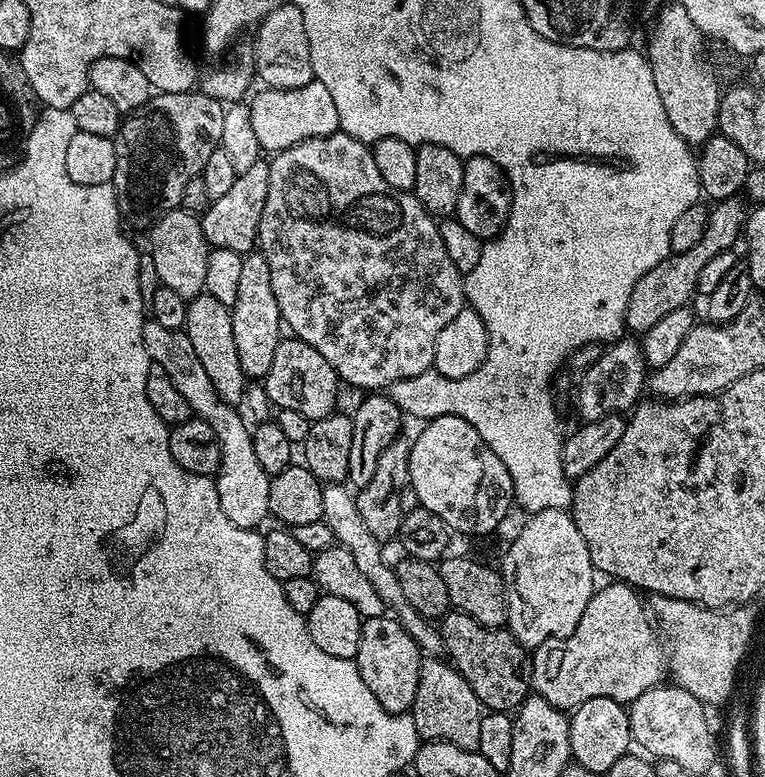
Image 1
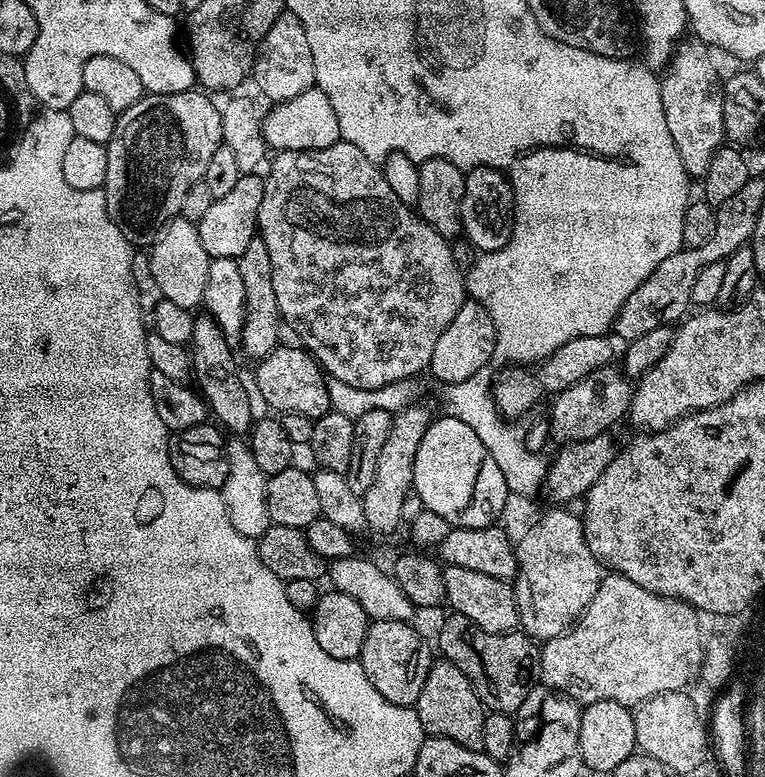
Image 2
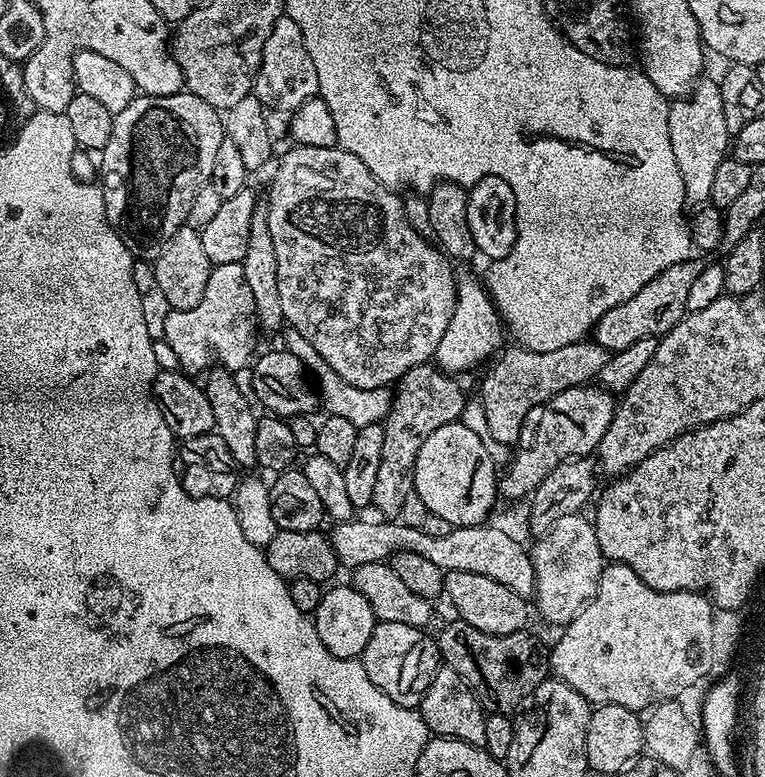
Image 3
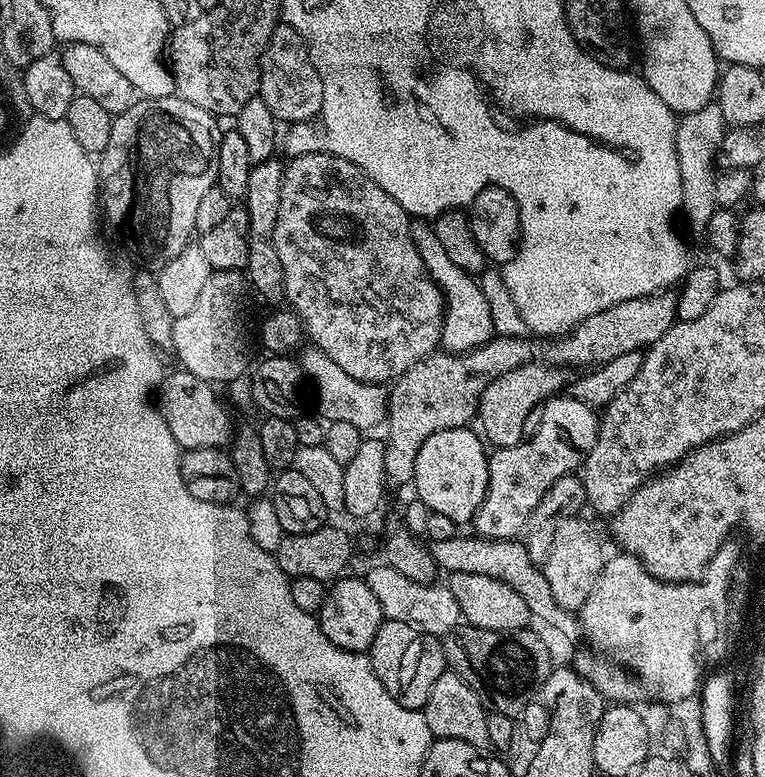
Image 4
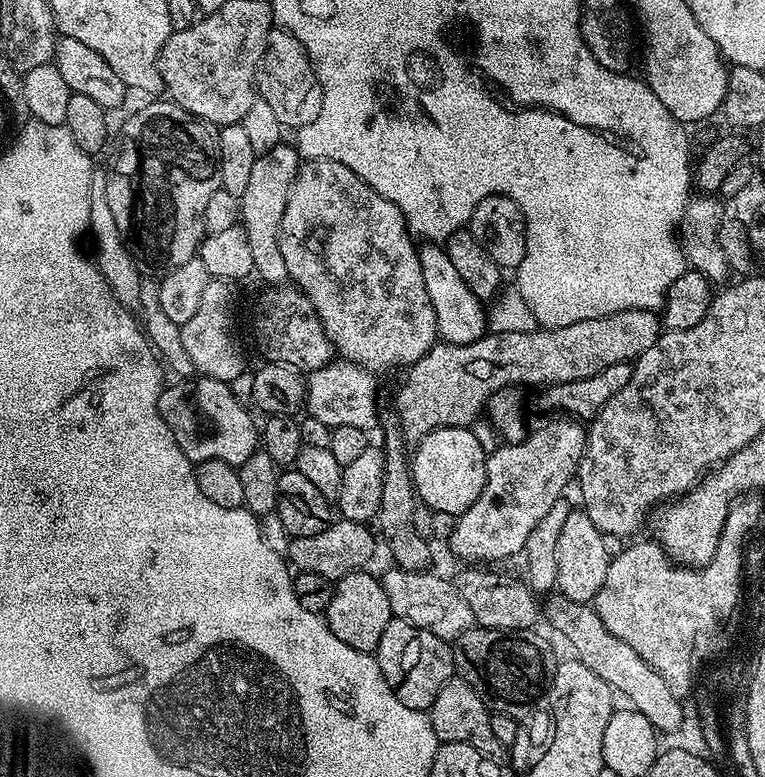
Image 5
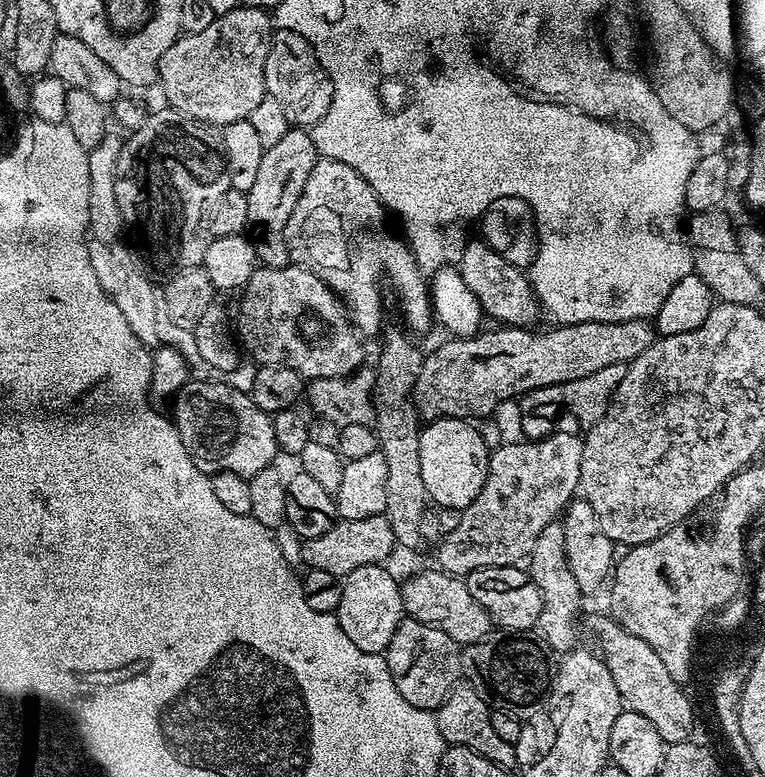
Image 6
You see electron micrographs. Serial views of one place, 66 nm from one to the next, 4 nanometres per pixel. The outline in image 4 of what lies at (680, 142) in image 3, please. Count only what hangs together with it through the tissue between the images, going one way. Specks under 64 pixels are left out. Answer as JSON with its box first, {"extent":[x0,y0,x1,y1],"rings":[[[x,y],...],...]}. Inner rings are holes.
{"extent":[676,102,726,234],"rings":[[[713,102],[702,106],[702,110],[683,113],[676,126],[676,149],[678,150],[678,168],[682,177],[682,198],[680,199],[681,217],[696,234],[703,233],[709,224],[712,214],[717,210],[715,197],[715,162],[718,146],[722,146],[722,138],[726,125],[722,118],[719,104]]]}

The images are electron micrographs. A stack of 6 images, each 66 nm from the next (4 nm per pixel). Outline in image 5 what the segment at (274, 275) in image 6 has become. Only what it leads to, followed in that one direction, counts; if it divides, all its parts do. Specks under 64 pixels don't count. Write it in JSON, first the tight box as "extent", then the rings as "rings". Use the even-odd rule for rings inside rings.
{"extent":[252,286,333,373],"rings":[[[268,286],[263,290],[265,292],[257,298],[256,313],[252,316],[252,336],[264,355],[263,359],[273,364],[286,364],[305,373],[333,363],[332,344],[304,293],[295,286]]]}

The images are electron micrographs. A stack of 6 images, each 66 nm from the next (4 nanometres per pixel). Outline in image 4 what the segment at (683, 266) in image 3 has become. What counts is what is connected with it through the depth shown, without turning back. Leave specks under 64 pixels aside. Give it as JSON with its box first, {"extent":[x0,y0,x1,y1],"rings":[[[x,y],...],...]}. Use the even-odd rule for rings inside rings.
{"extent":[548,290,677,366],"rings":[[[661,290],[655,292],[653,296],[643,296],[642,298],[630,298],[626,302],[618,302],[618,306],[610,306],[610,310],[602,310],[599,314],[590,314],[580,325],[573,328],[565,336],[555,337],[548,348],[549,365],[571,366],[570,364],[588,364],[584,366],[599,366],[610,362],[621,354],[639,352],[652,347],[666,330],[670,330],[672,325],[677,323],[676,319],[676,292],[672,290]]]}

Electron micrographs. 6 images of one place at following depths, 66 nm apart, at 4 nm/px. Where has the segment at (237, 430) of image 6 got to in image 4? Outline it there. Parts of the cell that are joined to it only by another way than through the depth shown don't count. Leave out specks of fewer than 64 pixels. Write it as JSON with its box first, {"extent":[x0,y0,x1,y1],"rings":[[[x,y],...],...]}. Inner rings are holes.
{"extent":[158,370,234,449],"rings":[[[183,370],[169,371],[161,379],[158,389],[158,407],[170,434],[180,443],[181,449],[224,448],[233,439],[234,423],[228,417],[222,401],[216,397],[217,390],[211,383]]]}

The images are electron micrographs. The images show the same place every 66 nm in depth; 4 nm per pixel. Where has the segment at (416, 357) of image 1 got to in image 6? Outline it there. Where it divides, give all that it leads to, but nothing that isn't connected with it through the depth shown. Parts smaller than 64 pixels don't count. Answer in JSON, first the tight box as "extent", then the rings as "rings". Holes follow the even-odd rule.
{"extent":[284,159,434,337],"rings":[[[317,159],[314,170],[306,178],[306,186],[302,186],[302,194],[298,198],[298,206],[294,206],[294,214],[290,214],[290,222],[286,222],[284,237],[288,259],[293,265],[306,269],[310,274],[329,288],[347,309],[348,319],[352,327],[361,337],[379,333],[380,319],[384,316],[384,296],[380,291],[384,288],[384,280],[388,288],[400,299],[400,312],[404,315],[403,327],[409,333],[428,332],[434,327],[432,297],[429,295],[429,283],[425,273],[416,265],[414,254],[407,243],[399,235],[388,233],[388,224],[384,221],[386,209],[380,203],[366,181],[350,166],[337,160]]]}

